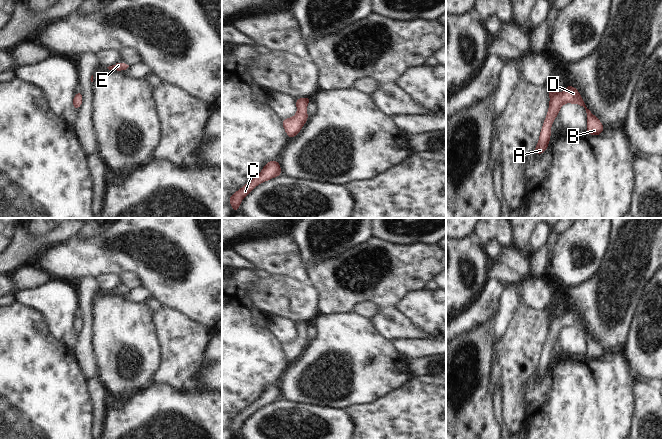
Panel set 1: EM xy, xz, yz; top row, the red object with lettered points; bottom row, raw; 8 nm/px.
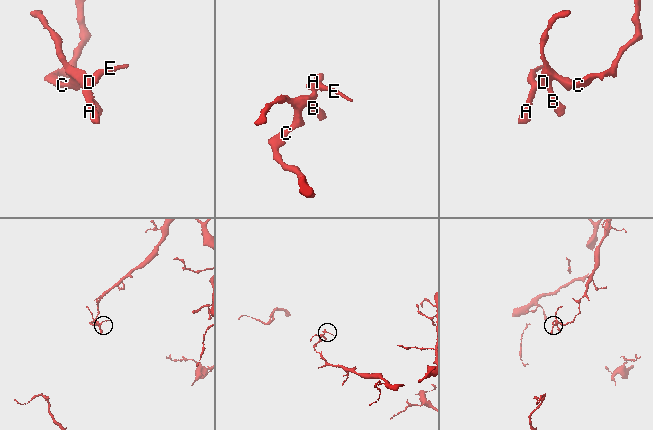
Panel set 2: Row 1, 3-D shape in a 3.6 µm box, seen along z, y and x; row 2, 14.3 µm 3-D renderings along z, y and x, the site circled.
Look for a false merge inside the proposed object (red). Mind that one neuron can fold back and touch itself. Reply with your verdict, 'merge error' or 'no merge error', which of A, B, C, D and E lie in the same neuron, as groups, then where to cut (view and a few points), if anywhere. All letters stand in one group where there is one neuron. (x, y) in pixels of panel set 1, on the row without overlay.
no merge error; groups A B C D E; cut none

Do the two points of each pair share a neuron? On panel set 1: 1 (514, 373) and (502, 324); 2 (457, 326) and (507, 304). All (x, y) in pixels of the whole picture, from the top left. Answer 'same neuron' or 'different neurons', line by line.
1: different neurons
2: different neurons

